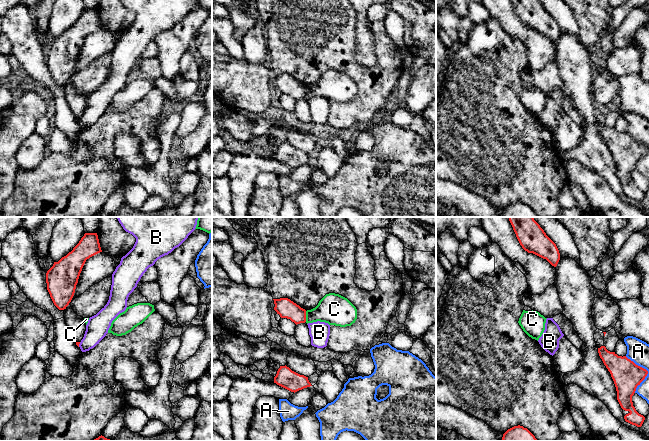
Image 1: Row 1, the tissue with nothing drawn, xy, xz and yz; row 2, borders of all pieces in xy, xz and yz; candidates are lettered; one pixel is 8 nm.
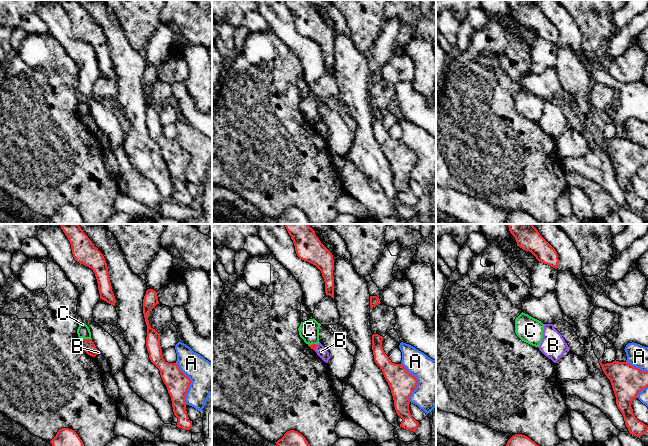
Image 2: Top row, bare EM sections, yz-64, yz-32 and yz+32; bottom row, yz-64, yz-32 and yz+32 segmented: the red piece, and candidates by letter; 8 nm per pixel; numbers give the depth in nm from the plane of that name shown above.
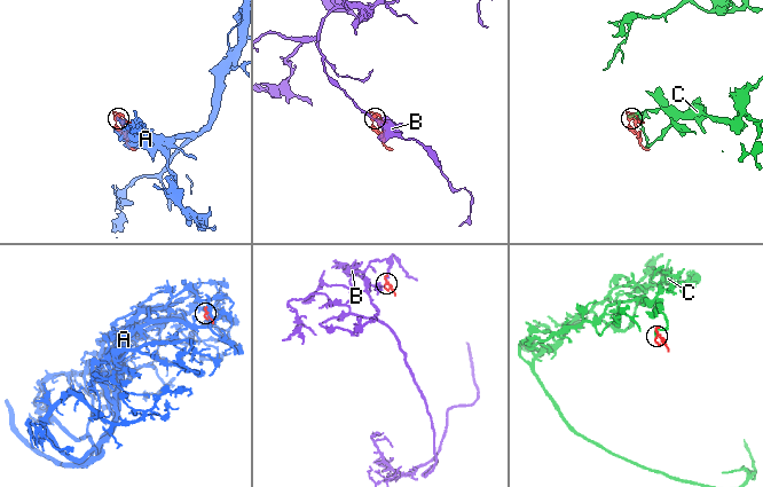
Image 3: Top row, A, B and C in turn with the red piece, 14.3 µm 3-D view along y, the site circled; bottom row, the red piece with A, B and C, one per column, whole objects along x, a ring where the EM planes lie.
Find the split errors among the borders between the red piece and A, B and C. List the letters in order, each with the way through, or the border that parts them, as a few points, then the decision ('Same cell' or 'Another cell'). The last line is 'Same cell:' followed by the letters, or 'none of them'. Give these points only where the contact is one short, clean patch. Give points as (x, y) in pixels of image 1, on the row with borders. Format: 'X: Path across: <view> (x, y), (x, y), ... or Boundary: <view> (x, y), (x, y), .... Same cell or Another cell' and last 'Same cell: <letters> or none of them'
A: Another cell
B: Boundary: xy (80, 342), (78, 346). Another cell
C: Another cell
Same cell: none of them

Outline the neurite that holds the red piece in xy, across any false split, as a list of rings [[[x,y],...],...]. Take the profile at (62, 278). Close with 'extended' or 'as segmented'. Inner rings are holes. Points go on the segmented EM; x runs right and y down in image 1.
[[[85,233],[73,250],[47,271],[47,290],[59,310],[66,309],[71,302],[86,260],[100,252],[97,233]]]; as segmented

